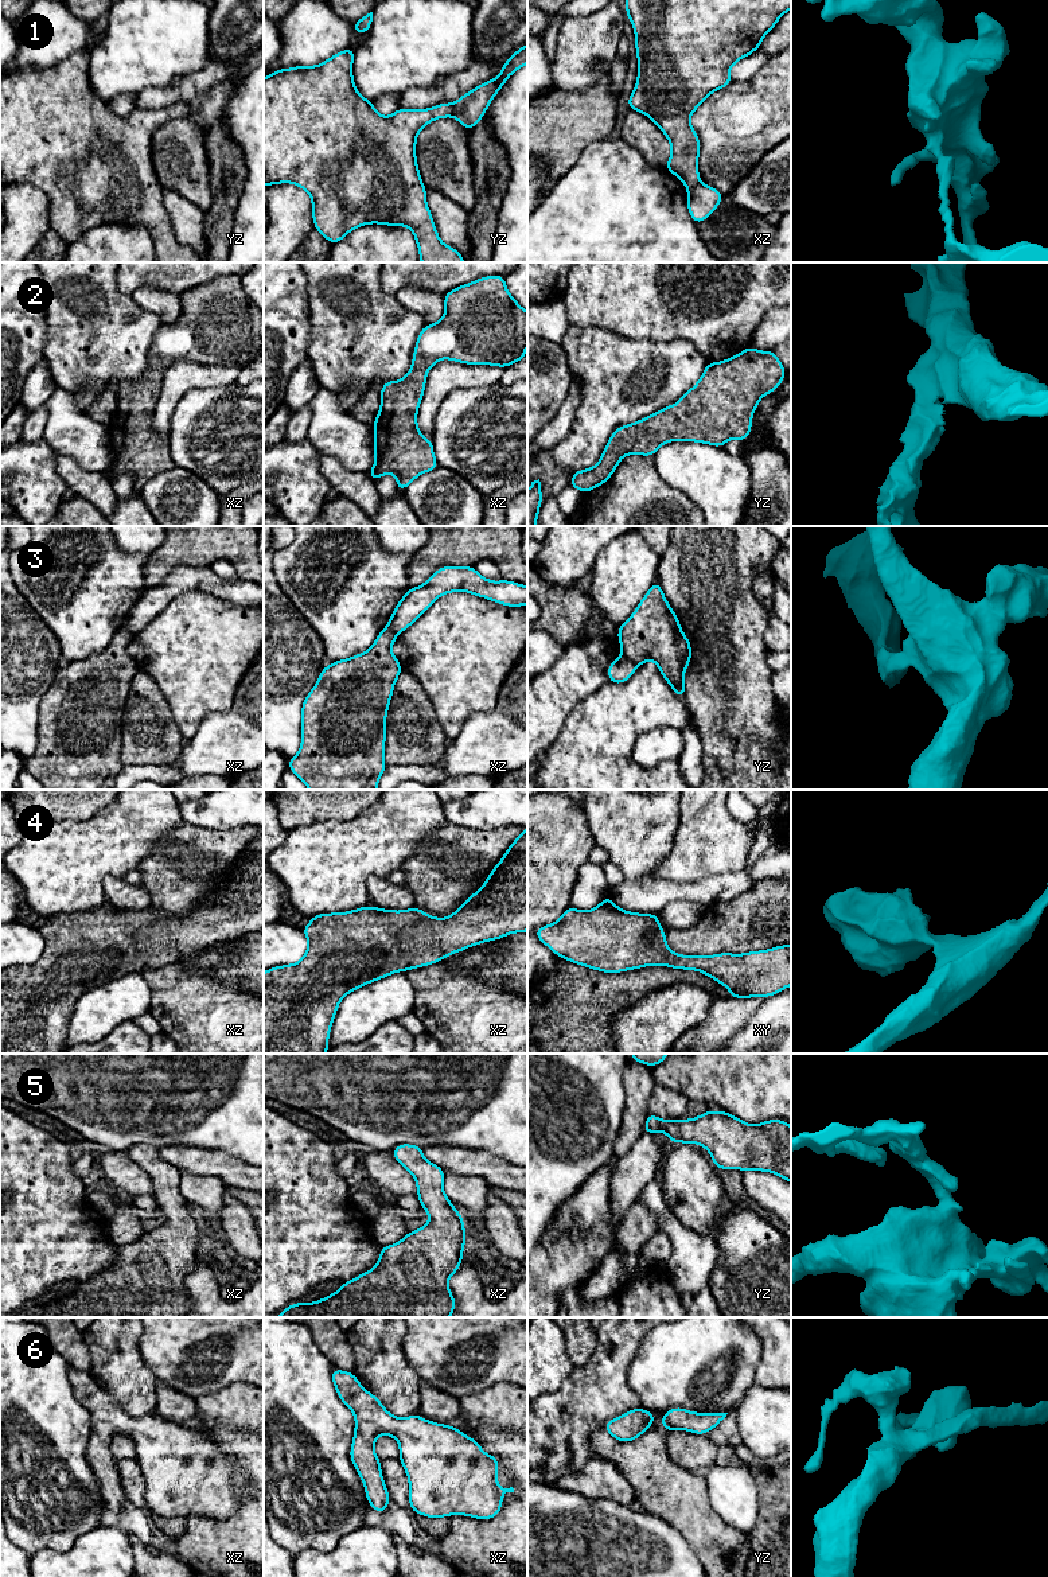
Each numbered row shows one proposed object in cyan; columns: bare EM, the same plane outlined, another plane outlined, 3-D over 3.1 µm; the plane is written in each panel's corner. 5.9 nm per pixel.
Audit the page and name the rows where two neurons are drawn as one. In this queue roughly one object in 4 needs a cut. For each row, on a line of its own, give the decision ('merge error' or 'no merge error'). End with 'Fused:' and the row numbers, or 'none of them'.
1: merge error
2: no merge error
3: merge error
4: no merge error
5: no merge error
6: no merge error
Fused: 1, 3

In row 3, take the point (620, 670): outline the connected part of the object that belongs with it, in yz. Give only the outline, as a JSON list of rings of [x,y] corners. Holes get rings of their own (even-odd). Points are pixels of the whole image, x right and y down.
[[[623,653],[609,663],[607,669],[608,678],[611,684],[627,682],[635,673],[636,666],[630,661]]]

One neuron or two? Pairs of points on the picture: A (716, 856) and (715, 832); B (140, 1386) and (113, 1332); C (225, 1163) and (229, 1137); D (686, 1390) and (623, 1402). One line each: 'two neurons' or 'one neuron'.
A: one neuron
B: one neuron
C: two neurons
D: two neurons

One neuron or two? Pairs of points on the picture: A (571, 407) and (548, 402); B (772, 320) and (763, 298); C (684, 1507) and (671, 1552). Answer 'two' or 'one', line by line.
A: two
B: two
C: two

